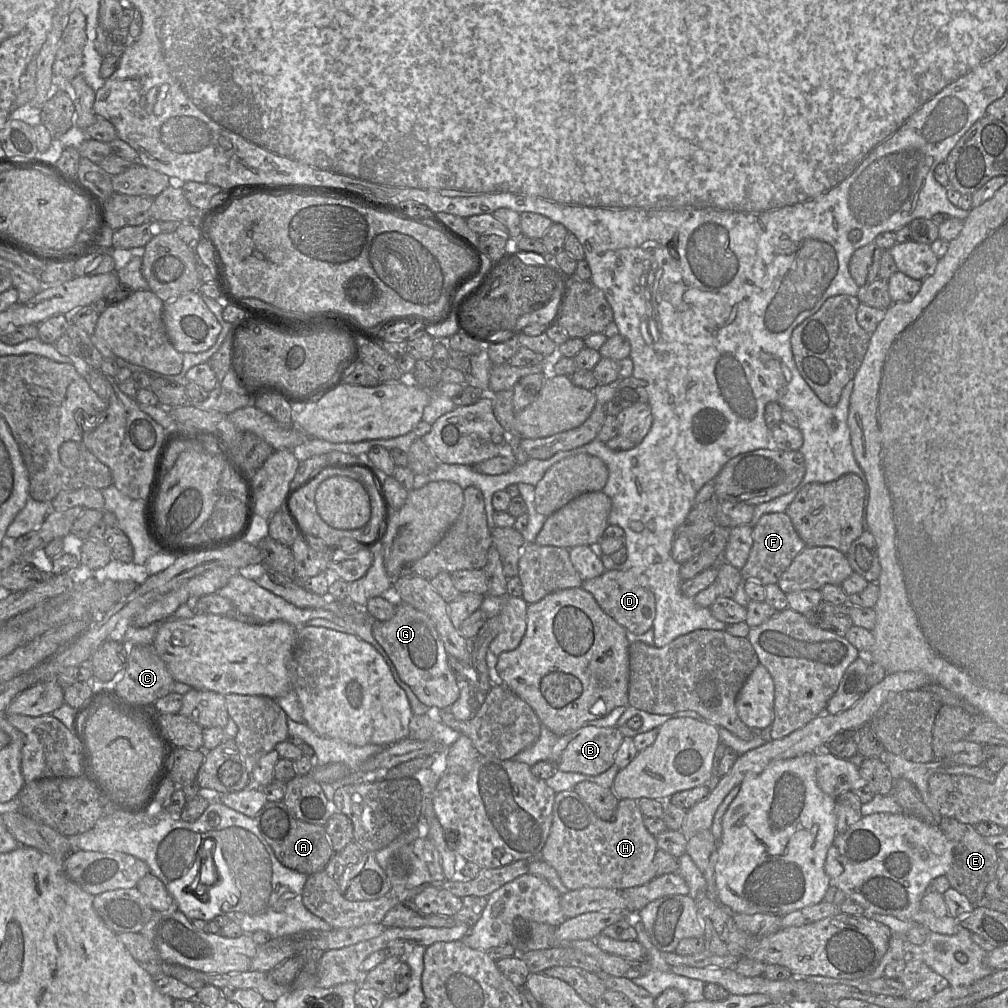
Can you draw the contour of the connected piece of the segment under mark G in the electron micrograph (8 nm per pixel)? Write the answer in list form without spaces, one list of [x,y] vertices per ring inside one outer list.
[[[404,602],[396,603],[395,615],[387,621],[376,620],[372,626],[376,641],[395,666],[399,677],[429,707],[448,709],[460,696],[460,683],[454,676],[448,653],[432,620],[422,611]]]

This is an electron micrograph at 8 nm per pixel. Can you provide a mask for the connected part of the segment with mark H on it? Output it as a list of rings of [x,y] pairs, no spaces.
[[[565,790],[555,796],[552,826],[541,851],[541,859],[556,870],[569,891],[586,887],[624,890],[644,885],[657,877],[654,866],[657,850],[656,837],[646,829],[636,800],[620,799],[613,818],[605,821],[574,790]]]

